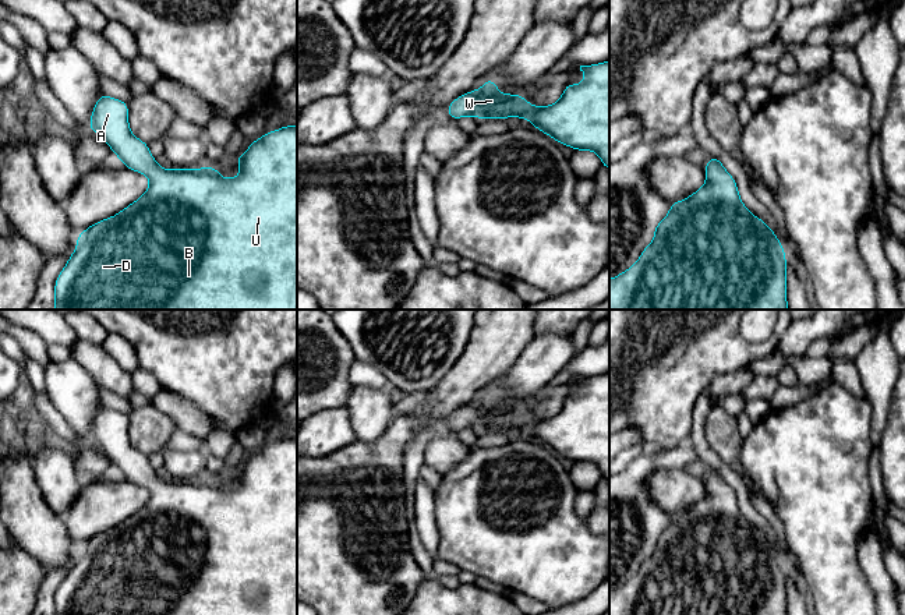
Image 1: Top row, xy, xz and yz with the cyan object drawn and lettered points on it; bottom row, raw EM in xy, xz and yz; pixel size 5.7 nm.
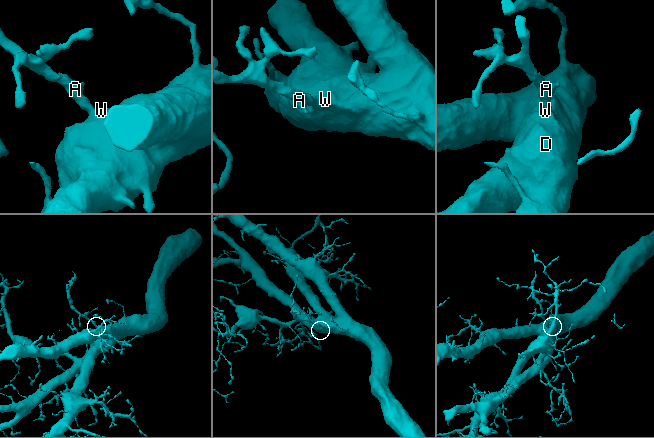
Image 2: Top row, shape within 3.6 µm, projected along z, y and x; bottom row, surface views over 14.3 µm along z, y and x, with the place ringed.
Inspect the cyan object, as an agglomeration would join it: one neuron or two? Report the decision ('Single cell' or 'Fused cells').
Single cell

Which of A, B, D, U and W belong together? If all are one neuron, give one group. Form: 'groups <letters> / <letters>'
groups A B D U W

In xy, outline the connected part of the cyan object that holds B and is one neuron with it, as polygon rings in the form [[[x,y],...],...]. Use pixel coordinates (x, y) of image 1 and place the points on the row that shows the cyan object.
[[[105,93],[91,113],[89,128],[96,132],[123,165],[149,179],[149,188],[117,215],[99,220],[77,236],[77,247],[54,283],[53,310],[297,310],[297,126],[284,126],[254,139],[234,162],[241,173],[225,179],[218,167],[172,169],[160,167],[149,152],[149,145],[137,138],[128,123],[128,103]]]

